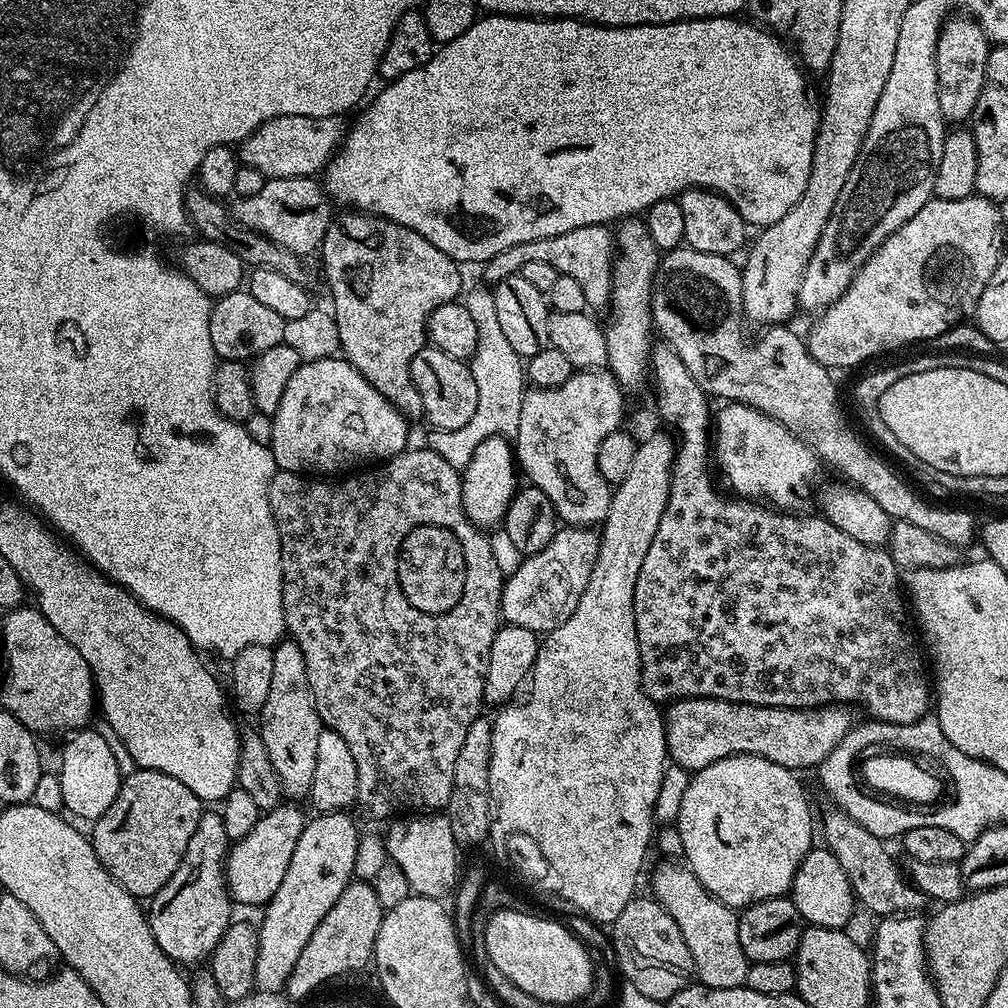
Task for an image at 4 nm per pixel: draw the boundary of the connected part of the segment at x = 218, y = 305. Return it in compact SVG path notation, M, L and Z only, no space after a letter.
M247 290L231 292L213 303L210 342L214 342L214 350L220 360L248 362L284 342L284 321Z

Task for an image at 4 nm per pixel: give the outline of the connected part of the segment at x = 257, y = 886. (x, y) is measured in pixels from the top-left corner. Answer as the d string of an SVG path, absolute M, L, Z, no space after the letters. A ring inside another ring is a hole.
M284 802L276 809L263 813L250 834L235 841L229 849L225 861L225 883L237 905L263 906L282 884L294 847L308 821L307 814L300 807L294 802Z

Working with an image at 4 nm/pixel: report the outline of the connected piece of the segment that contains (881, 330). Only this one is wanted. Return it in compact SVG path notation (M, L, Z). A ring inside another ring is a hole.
M975 194L957 200L928 200L910 222L894 230L876 248L875 254L856 271L850 287L813 319L817 320L808 336L806 332L808 353L823 368L852 368L879 352L916 344L919 340L932 340L950 331L963 316L971 317L1002 255L1000 243L1004 240L1004 228L996 208L999 207L993 201Z

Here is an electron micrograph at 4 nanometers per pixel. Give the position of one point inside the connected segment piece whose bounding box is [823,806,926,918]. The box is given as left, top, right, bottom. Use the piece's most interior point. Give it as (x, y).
(875, 879)

